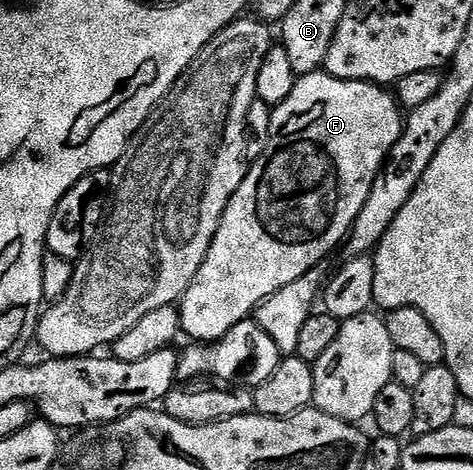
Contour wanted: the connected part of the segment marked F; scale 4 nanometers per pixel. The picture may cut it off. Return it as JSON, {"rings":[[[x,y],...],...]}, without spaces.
{"rings":[[[323,69],[296,78],[293,93],[289,93],[289,97],[285,97],[285,101],[277,104],[271,112],[272,132],[278,133],[278,131],[287,130],[291,135],[283,135],[276,143],[269,144],[260,153],[259,160],[248,166],[247,176],[241,181],[237,193],[233,193],[233,197],[221,217],[221,225],[209,245],[209,253],[205,257],[201,269],[197,269],[197,277],[193,277],[189,289],[177,304],[179,325],[184,336],[188,335],[191,341],[199,345],[216,343],[221,337],[225,337],[225,333],[229,333],[229,329],[233,329],[233,325],[250,320],[255,308],[260,307],[273,293],[277,293],[277,289],[285,289],[285,285],[297,281],[297,277],[301,277],[313,270],[314,267],[320,266],[324,262],[323,258],[338,243],[340,246],[346,240],[351,233],[351,227],[354,225],[356,217],[361,213],[361,209],[373,189],[373,181],[378,177],[380,169],[387,161],[388,153],[393,149],[393,145],[397,145],[397,141],[403,132],[404,112],[401,110],[396,96],[392,92],[390,95],[387,91],[390,90],[374,83],[364,83],[362,79],[338,79],[328,75],[326,70]]]}

